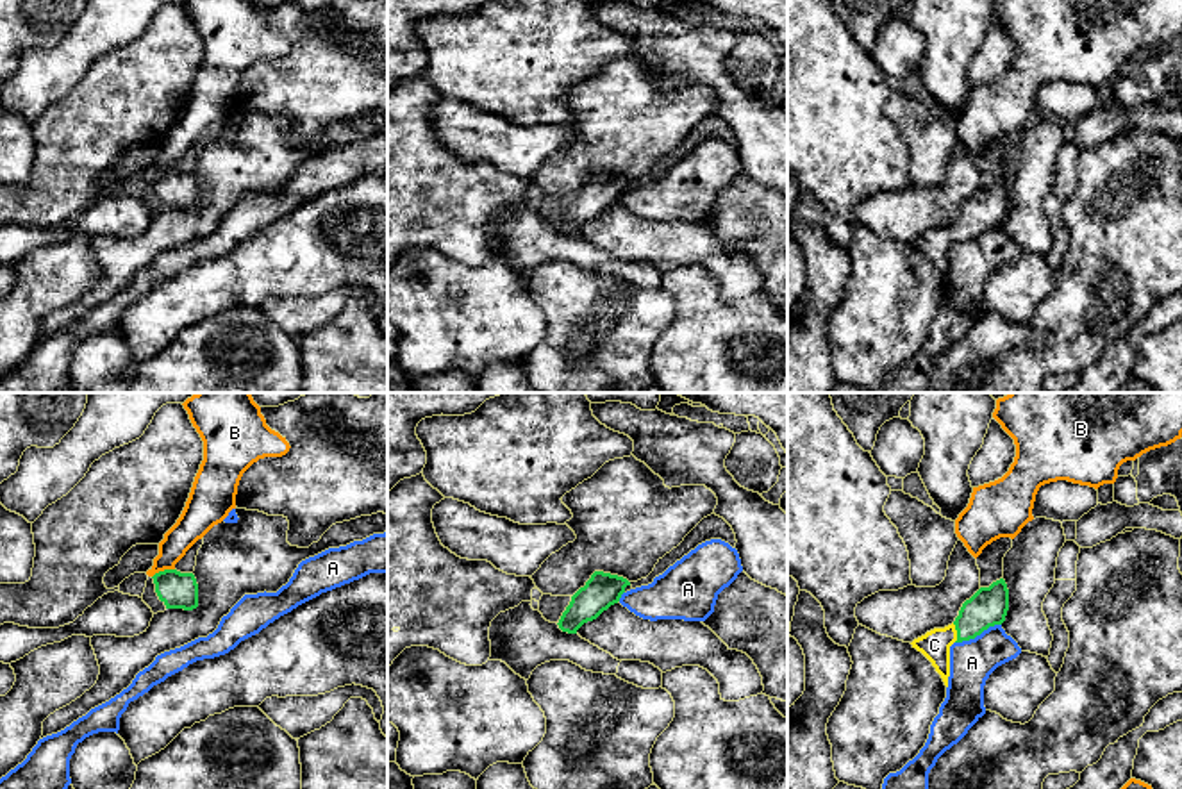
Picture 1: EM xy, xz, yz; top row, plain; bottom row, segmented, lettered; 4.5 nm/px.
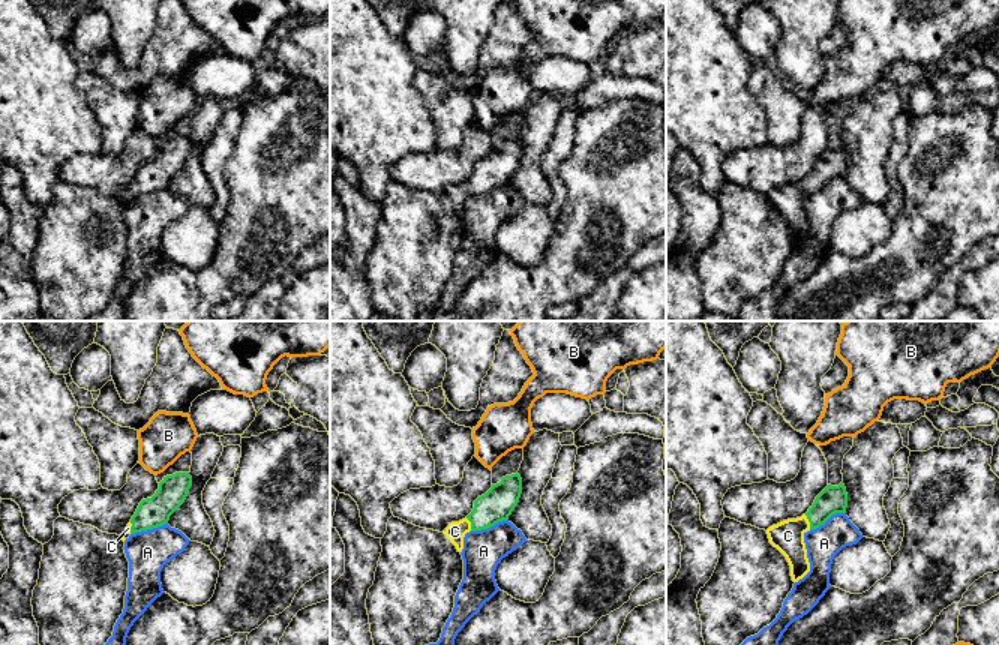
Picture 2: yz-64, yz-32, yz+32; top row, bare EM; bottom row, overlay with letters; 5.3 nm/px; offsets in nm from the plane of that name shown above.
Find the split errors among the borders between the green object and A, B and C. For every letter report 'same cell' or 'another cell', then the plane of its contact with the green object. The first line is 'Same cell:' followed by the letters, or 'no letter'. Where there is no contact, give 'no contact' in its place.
Same cell: C
A: another cell; contact in yz
B: another cell; contact in xy
C: same cell; contact in yz

